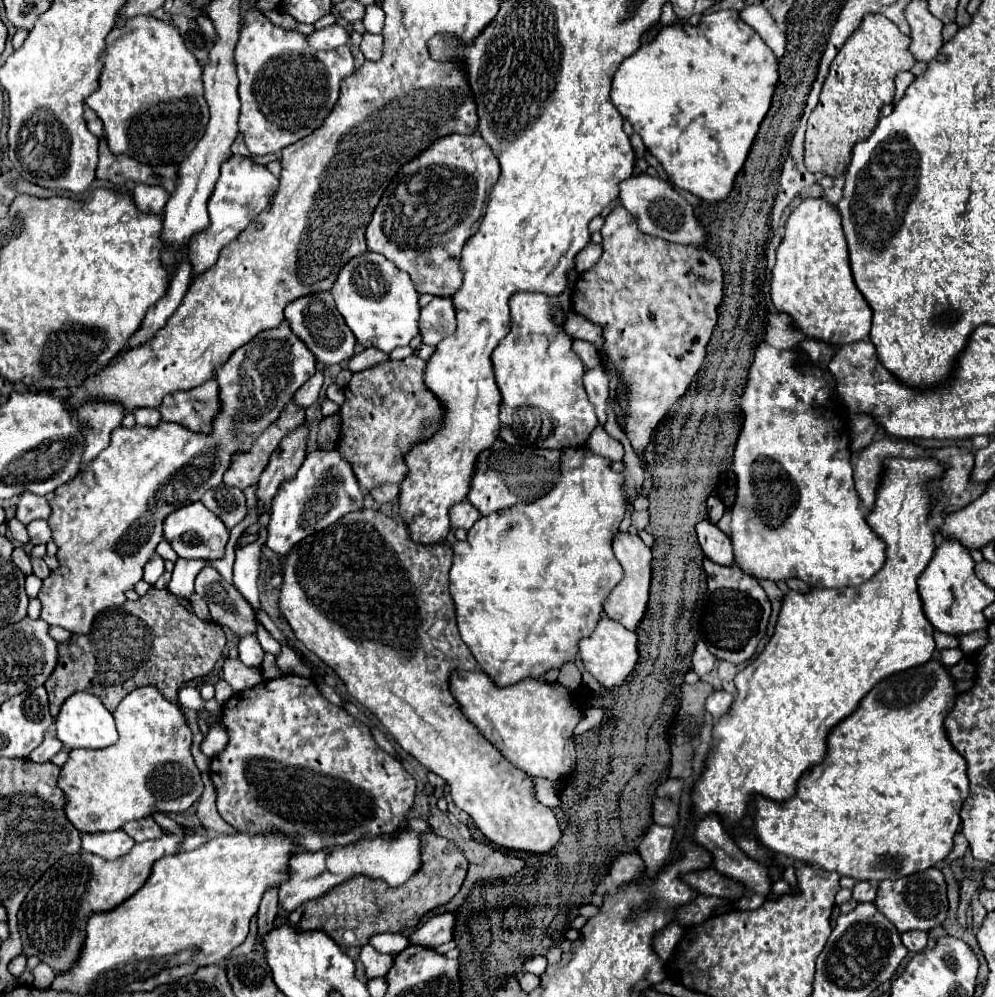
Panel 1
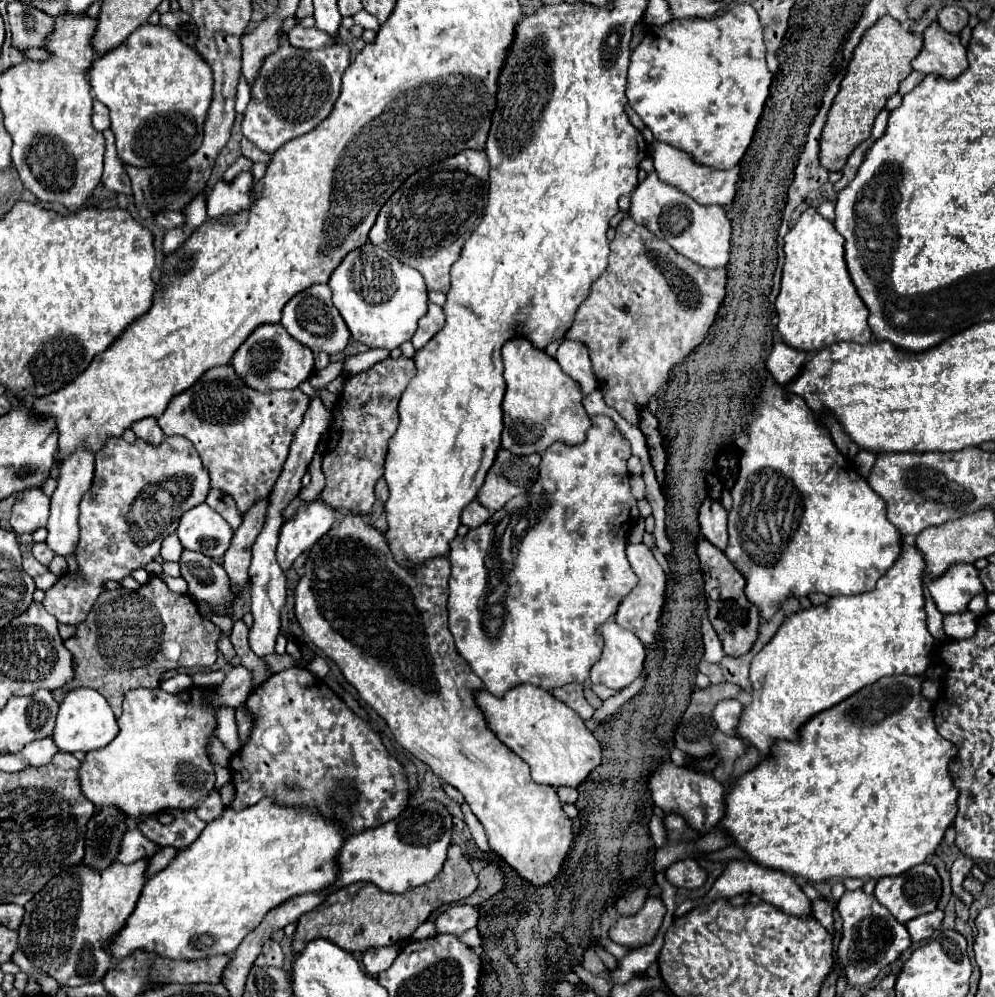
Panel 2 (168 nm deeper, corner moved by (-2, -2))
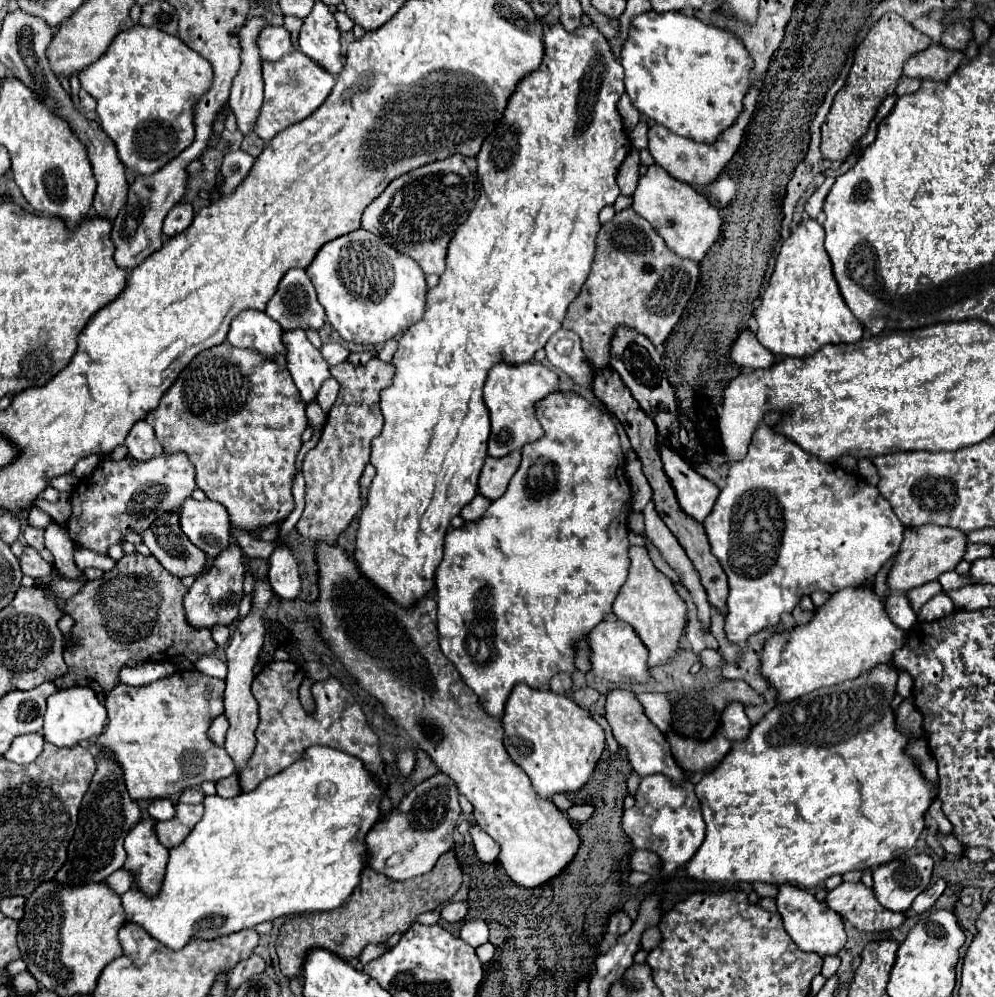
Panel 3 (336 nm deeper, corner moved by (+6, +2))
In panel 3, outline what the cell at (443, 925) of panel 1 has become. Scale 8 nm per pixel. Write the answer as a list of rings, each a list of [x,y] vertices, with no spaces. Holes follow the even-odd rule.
[[[451,902],[441,910],[441,918],[447,922],[461,922],[467,914],[467,902]]]

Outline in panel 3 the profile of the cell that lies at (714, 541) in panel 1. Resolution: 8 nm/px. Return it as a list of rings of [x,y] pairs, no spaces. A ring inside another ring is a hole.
[[[659,444],[659,454],[681,508],[695,520],[703,522],[717,500],[719,488],[711,480],[697,474],[673,448]]]

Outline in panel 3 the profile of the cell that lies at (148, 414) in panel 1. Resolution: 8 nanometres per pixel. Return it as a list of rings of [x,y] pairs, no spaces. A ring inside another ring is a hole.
[[[139,420],[131,428],[131,432],[127,434],[125,444],[127,444],[129,454],[135,460],[149,460],[149,458],[155,458],[155,456],[163,454],[163,448],[161,448],[161,444],[155,438],[153,428],[149,424],[145,424],[143,420]]]

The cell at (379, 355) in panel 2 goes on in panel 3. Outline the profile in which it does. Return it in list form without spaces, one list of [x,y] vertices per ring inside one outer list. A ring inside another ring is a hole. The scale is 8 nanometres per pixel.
[[[323,344],[323,346],[321,346],[321,354],[323,354],[323,358],[325,358],[331,366],[335,366],[335,364],[341,364],[341,362],[347,360],[349,350],[343,348],[341,344]]]

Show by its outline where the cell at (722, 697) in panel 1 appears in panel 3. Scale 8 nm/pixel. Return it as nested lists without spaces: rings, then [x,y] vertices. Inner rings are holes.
[[[731,702],[721,716],[719,732],[731,742],[735,742],[735,740],[745,740],[749,730],[751,730],[751,722],[745,714],[745,706],[739,702]]]

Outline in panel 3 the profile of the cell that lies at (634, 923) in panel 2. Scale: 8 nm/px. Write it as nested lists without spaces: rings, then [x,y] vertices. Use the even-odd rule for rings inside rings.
[[[657,926],[647,928],[647,930],[645,930],[645,934],[641,936],[641,948],[643,948],[643,950],[647,950],[647,952],[651,952],[653,948],[657,948],[657,946],[659,946],[659,942],[661,942],[661,932],[659,932],[659,928],[657,928]]]

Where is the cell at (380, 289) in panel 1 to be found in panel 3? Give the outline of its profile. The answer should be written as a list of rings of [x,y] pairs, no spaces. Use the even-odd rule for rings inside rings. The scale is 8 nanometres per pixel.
[[[363,228],[321,246],[305,272],[317,290],[329,324],[347,342],[381,346],[423,318],[427,294],[423,270],[413,258],[393,250]]]

